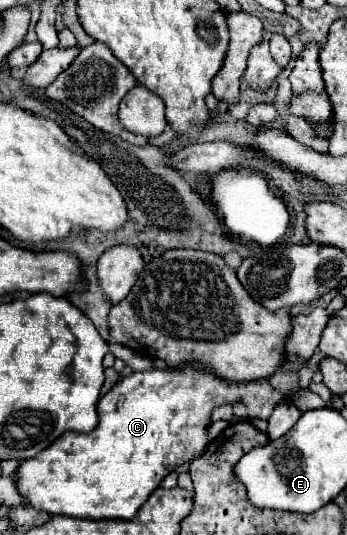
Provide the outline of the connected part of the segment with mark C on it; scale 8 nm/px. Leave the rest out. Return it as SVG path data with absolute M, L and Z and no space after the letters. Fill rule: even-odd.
M184 363L176 369L134 371L132 375L120 379L104 397L100 397L100 423L94 431L64 433L62 439L52 443L52 447L46 447L40 455L22 461L16 483L28 505L44 509L50 515L78 519L132 519L146 503L148 495L158 489L162 479L174 471L176 465L194 461L206 451L210 443L208 427L212 423L212 409L242 401L248 409L248 419L268 421L272 409L284 399L284 393L274 389L268 379L252 383L226 383L200 363Z

